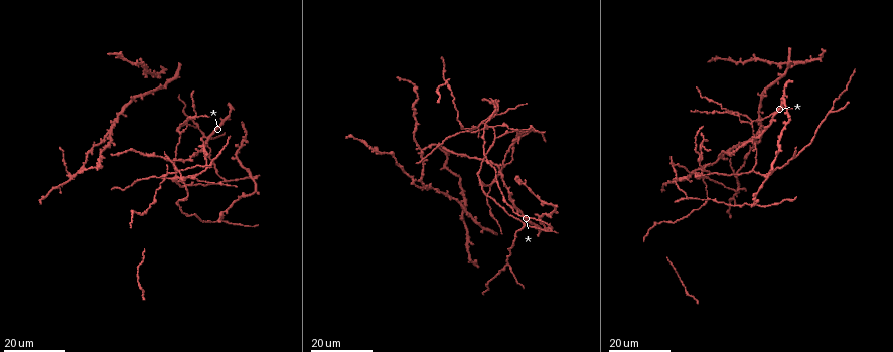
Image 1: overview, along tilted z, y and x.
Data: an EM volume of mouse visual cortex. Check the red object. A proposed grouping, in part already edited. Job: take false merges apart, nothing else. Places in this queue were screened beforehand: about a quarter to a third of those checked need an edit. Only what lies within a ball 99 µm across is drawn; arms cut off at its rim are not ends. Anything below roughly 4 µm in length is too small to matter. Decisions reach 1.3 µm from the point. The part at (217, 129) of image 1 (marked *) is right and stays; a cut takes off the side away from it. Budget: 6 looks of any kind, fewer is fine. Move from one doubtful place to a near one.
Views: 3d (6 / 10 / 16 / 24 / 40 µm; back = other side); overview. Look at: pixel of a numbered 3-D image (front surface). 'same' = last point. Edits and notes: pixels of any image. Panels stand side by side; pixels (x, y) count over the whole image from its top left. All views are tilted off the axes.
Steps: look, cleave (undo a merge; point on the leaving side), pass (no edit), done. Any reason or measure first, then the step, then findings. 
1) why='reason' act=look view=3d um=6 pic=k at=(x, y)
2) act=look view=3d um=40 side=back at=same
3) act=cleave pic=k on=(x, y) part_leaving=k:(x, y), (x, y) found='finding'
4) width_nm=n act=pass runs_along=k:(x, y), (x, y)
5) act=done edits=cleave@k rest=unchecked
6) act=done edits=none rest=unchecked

why='sudden change in width' act=look view=3d um=16 pic=1 at=(705, 98)

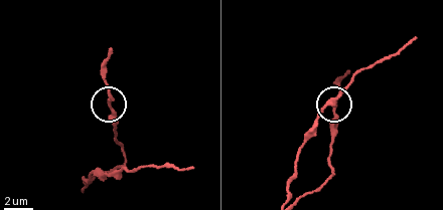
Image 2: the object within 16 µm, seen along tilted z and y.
act=look view=3d um=6 pic=2 at=(333, 110)

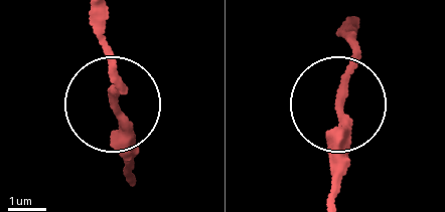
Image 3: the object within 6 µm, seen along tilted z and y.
act=pass runs_along=3:(330, 193), (352, 38) found='one neuron here'

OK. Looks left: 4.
why='three-way junction' act=look view=3d um=24 pic=1 at=(700, 162)

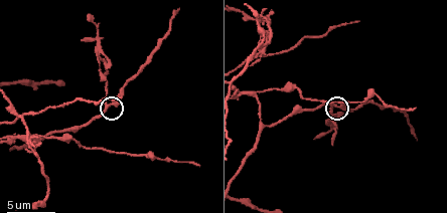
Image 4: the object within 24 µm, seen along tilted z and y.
act=look view=3d um=6 pic=4 at=(334, 106)

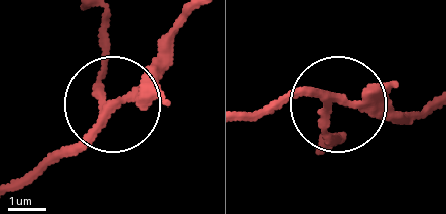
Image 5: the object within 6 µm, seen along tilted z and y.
act=look view=3d um=6 side=back pic=5 at=(330, 105)

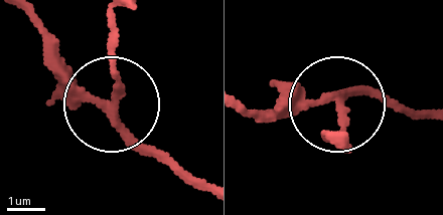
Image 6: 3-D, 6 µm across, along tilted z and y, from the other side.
width_nm=200 act=cleave pic=6 on=(113, 63) part_leaving=6:(109, 111), (116, 13) found='a second neuron is stuck on'

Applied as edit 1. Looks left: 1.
act=done edits=cleave@6 rest=unchecked

